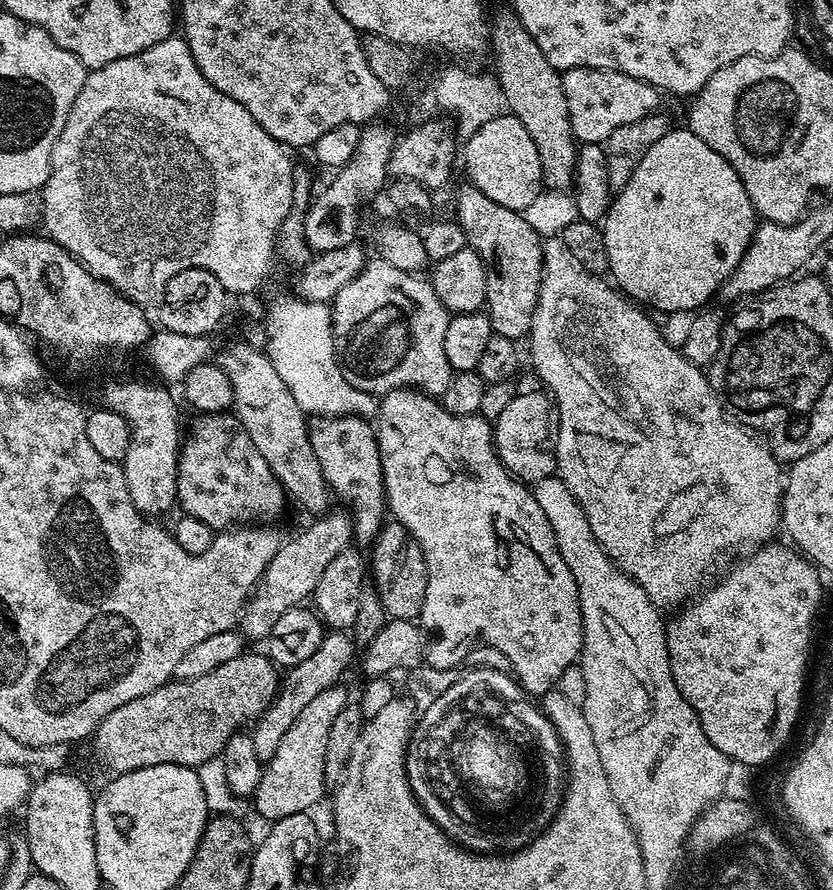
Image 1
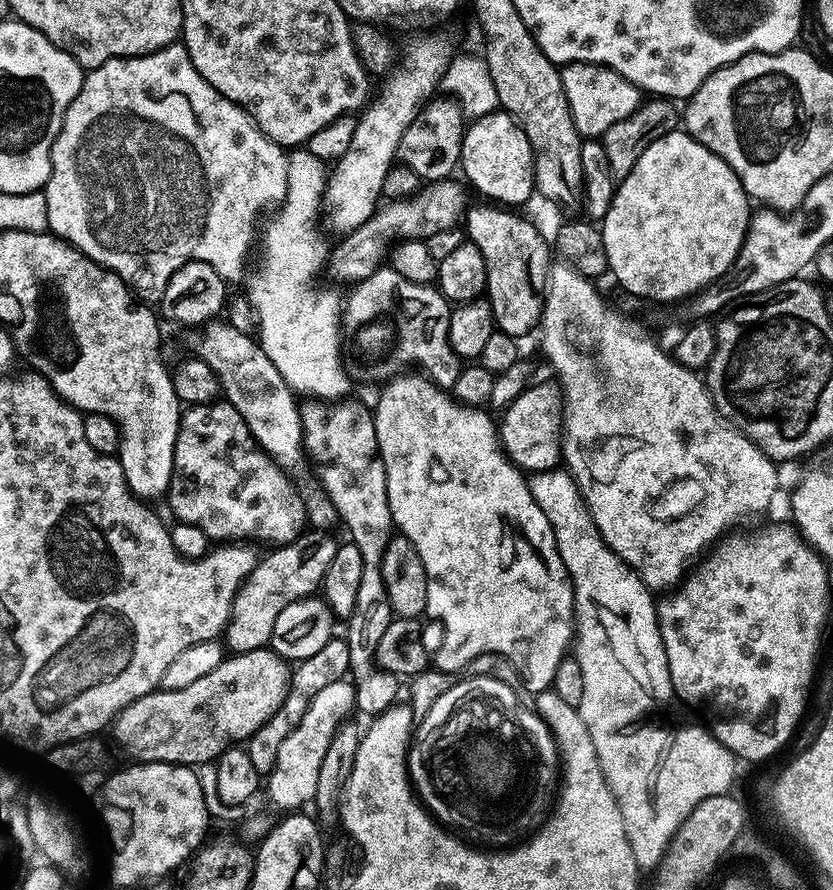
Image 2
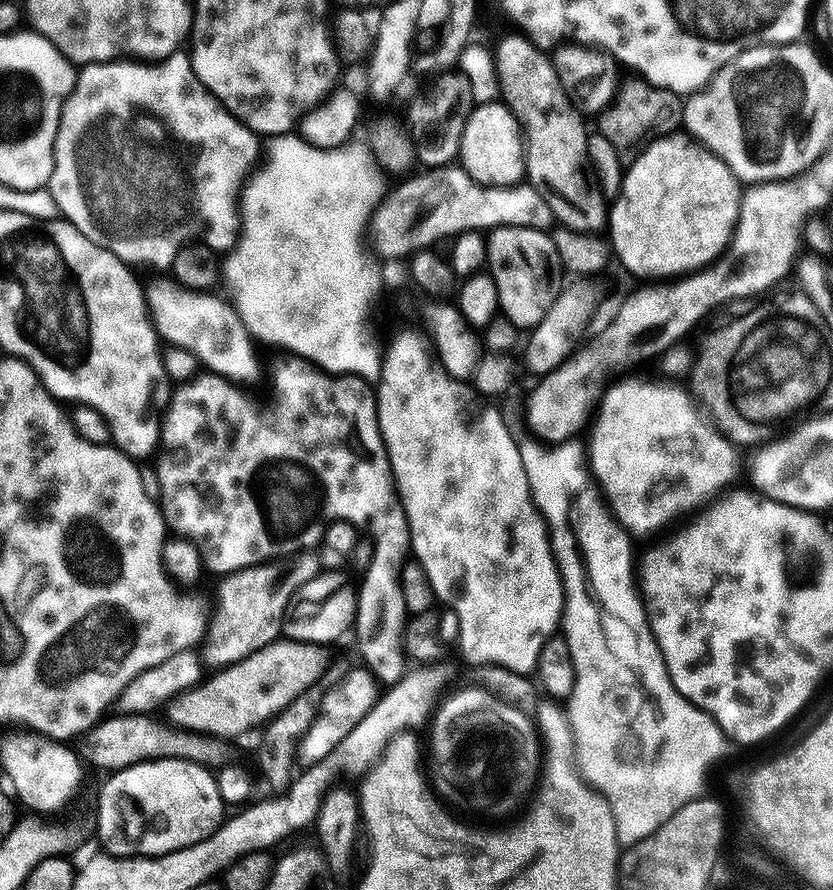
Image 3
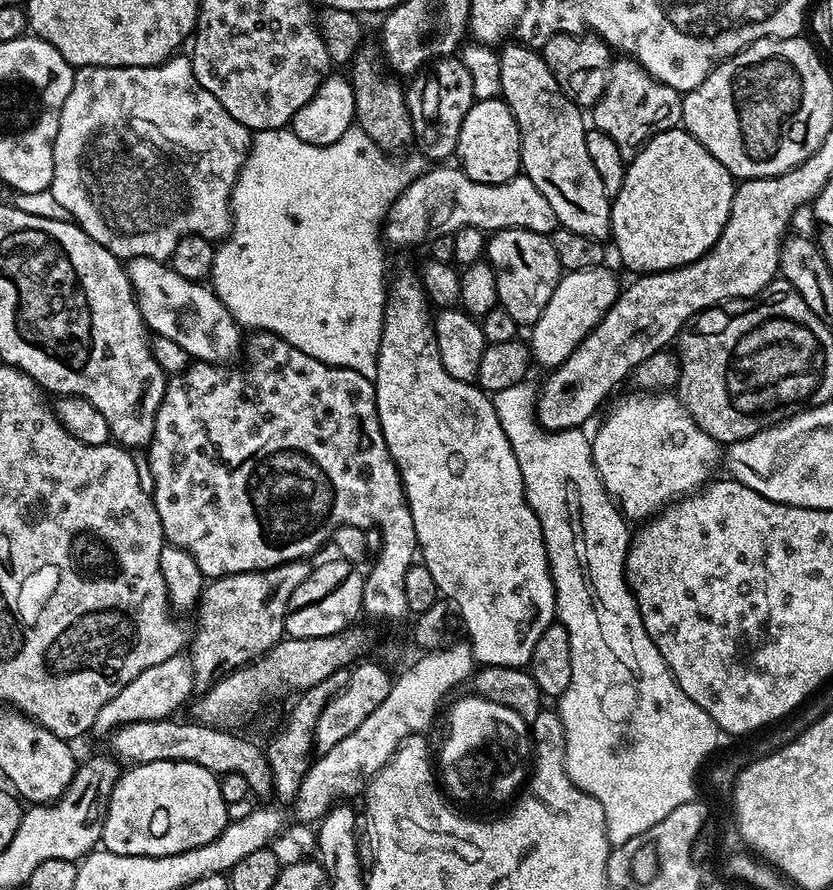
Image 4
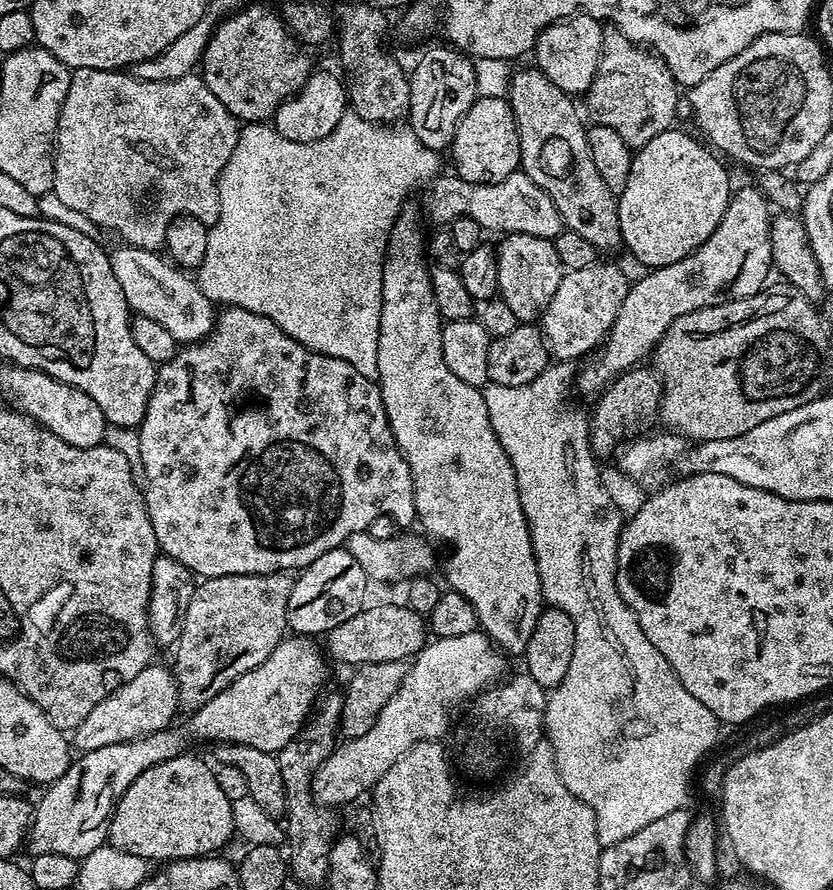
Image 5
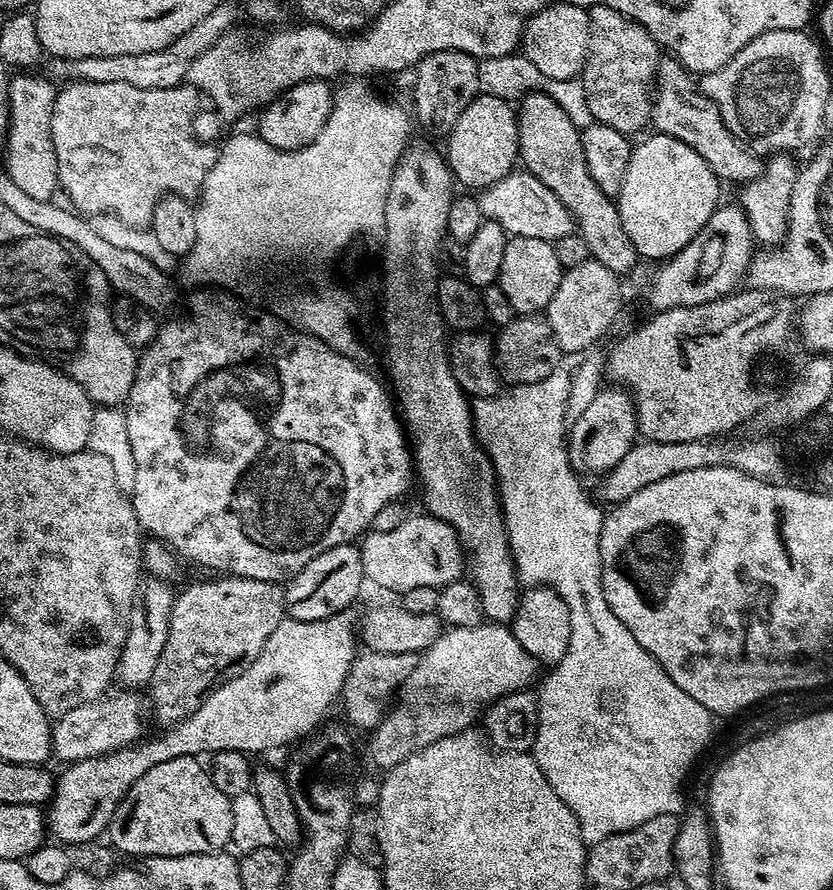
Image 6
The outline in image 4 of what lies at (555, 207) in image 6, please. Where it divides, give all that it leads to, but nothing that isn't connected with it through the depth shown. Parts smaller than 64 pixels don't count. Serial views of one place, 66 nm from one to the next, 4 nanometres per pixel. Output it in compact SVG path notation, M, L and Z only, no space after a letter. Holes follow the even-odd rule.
M448 166L429 167L392 203L382 224L382 236L389 245L420 244L423 240L455 234L459 228L525 228L545 234L556 231L554 209L528 176L518 175L505 184L483 184L474 182L459 167L444 167Z

